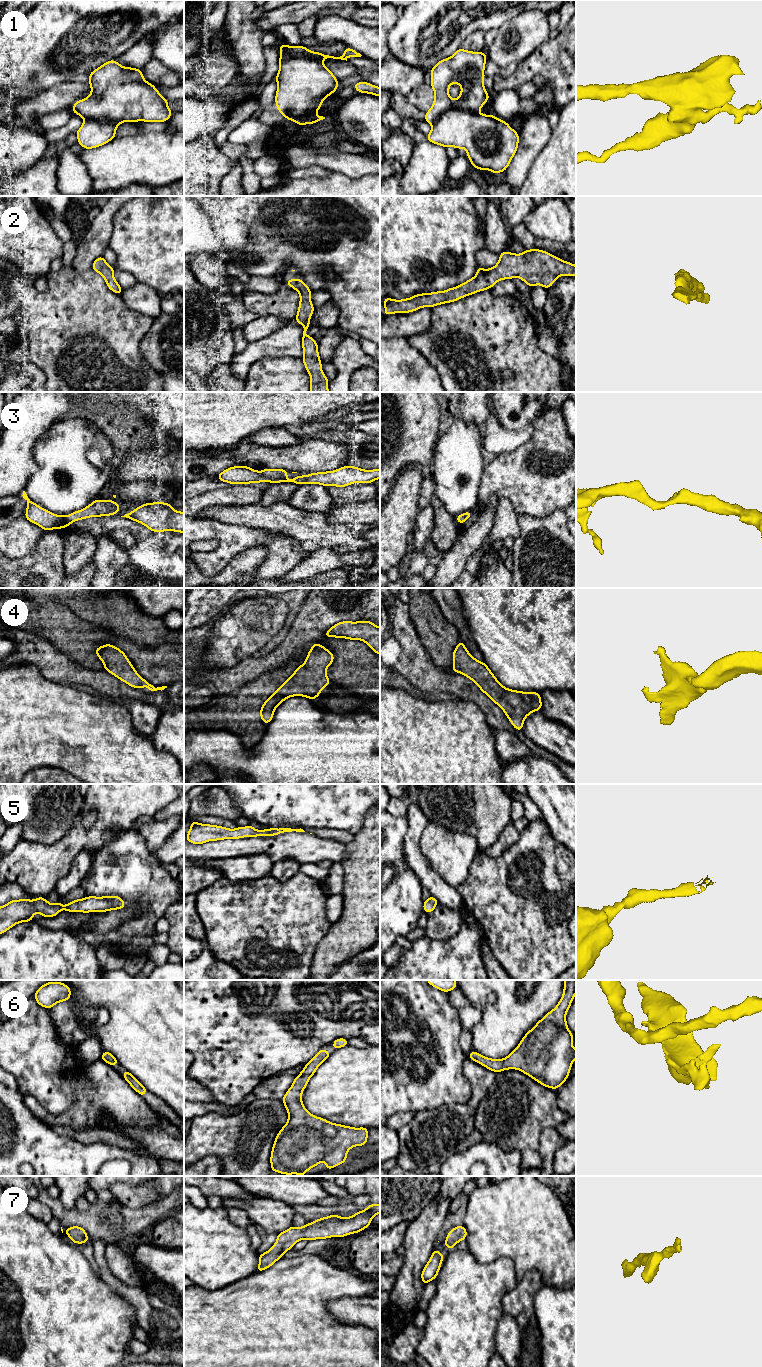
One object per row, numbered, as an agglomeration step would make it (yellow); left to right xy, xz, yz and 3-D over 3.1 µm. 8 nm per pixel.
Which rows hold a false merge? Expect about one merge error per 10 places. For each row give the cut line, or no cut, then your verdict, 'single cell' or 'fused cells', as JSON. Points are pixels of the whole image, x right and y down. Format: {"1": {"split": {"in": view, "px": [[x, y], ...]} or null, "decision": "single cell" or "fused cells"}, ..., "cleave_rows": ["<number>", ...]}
{"1": {"split": {"in": "yz", "px": [[478, 112], [467, 112], [458, 108], [449, 108], [432, 125]]}, "decision": "fused cells"}, "2": {"split": null, "decision": "single cell"}, "3": {"split": null, "decision": "single cell"}, "4": {"split": null, "decision": "single cell"}, "5": {"split": null, "decision": "single cell"}, "6": {"split": null, "decision": "single cell"}, "7": {"split": null, "decision": "single cell"}, "cleave_rows": ["1"]}

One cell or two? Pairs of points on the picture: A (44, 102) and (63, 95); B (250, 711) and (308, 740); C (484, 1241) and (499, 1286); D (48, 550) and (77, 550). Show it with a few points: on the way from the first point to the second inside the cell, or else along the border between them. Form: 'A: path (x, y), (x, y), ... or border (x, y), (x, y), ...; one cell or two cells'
A: path (49, 101), (58, 98); one cell
B: border (266, 724), (266, 729), (263, 732); two cells
C: border (470, 1251), (480, 1262), (508, 1257), (514, 1268); two cells
D: border (63, 532), (63, 567), (65, 573); two cells

